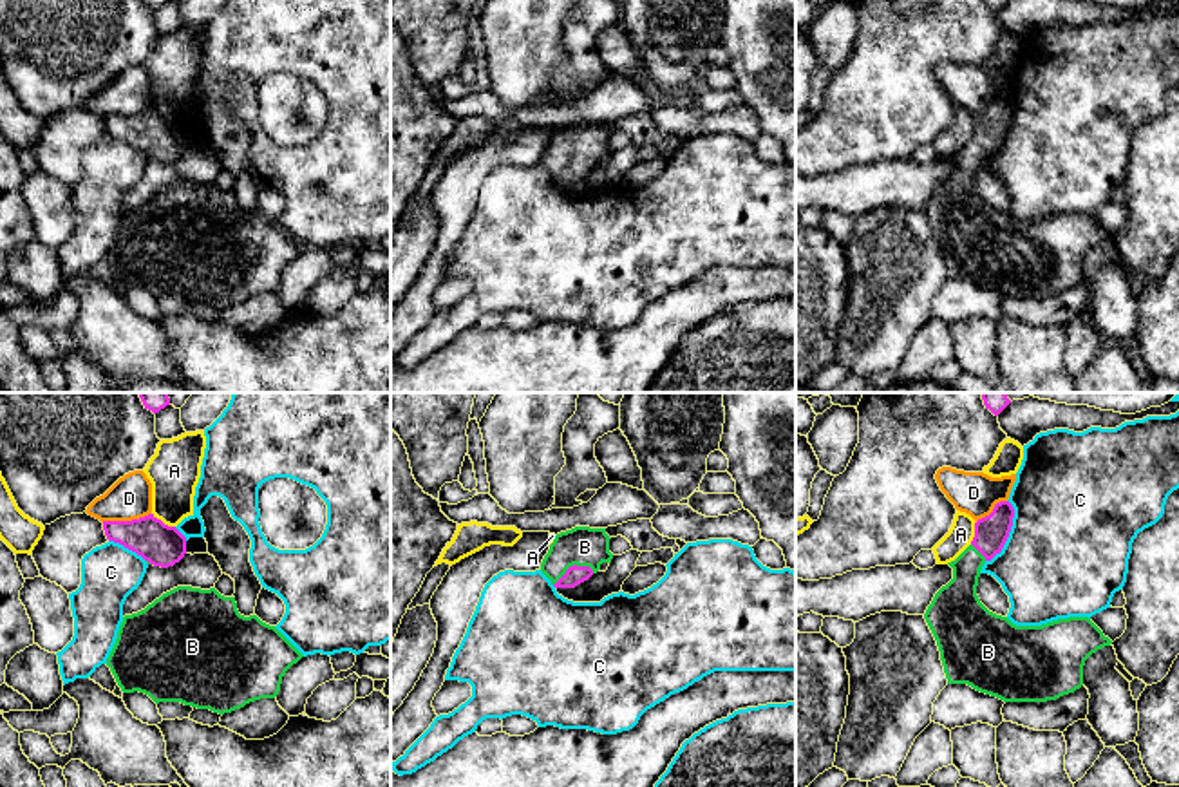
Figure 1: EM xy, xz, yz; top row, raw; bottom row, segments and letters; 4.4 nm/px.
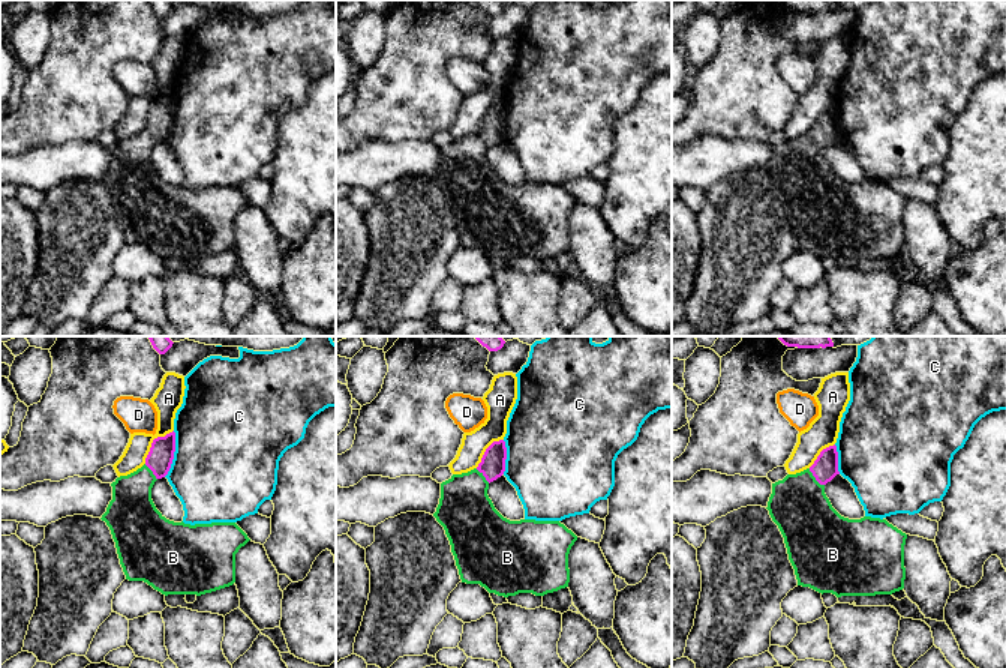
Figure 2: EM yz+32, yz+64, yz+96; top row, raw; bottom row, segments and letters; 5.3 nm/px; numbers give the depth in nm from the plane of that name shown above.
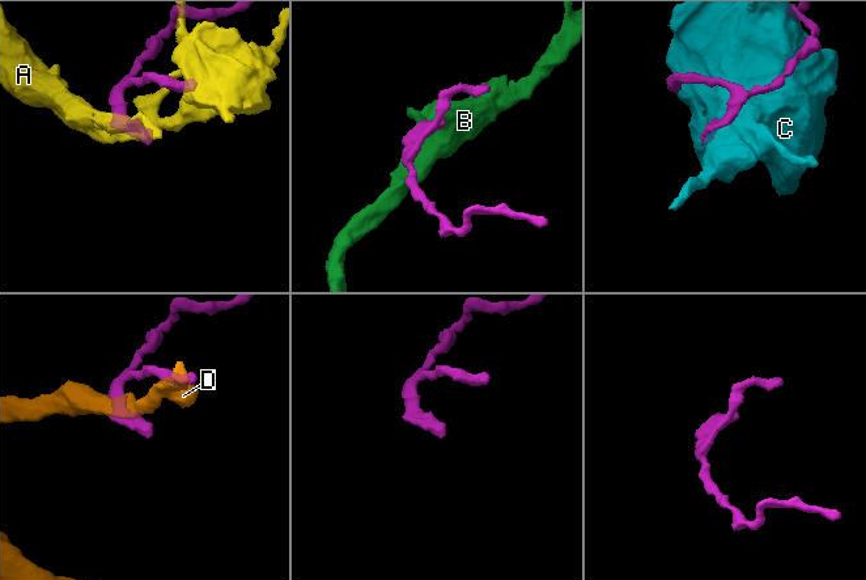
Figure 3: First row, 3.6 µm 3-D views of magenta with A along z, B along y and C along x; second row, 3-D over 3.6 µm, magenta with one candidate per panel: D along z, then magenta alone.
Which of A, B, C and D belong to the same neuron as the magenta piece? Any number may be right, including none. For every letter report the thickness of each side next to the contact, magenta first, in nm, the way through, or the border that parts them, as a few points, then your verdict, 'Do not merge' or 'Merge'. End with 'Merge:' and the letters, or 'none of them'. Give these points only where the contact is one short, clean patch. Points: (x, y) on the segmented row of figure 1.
A: Thickness 190 nm (magenta) against 240 nm. Boundary: xy (152, 512), (174, 527). Do not merge
B: Thickness 90 nm (magenta) against 180 nm. Path across: xz (574, 576), (574, 565), (584, 547). Merge
C: Thickness 150 nm (magenta) against 500 nm. Do not merge
D: Thickness 190 nm (magenta) against 190 nm. Do not merge
Merge: B

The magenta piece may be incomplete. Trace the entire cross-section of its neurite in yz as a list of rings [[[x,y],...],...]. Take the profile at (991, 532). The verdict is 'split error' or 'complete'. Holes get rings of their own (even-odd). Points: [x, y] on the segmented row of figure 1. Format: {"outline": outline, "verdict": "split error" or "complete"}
{"outline": [[[1009,501],[975,523],[971,545],[951,563],[953,579],[942,586],[924,619],[937,640],[948,684],[967,684],[1004,702],[1047,702],[1083,686],[1085,660],[1112,640],[1089,617],[1058,619],[1042,626],[1016,626],[989,612],[976,595],[980,570],[1002,552],[1014,508]]], "verdict": "split error"}

